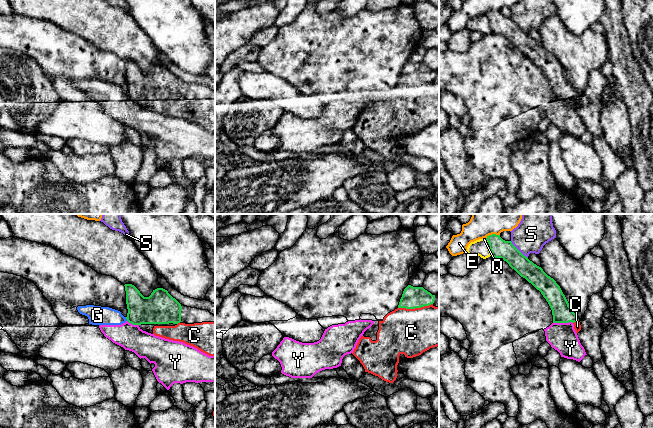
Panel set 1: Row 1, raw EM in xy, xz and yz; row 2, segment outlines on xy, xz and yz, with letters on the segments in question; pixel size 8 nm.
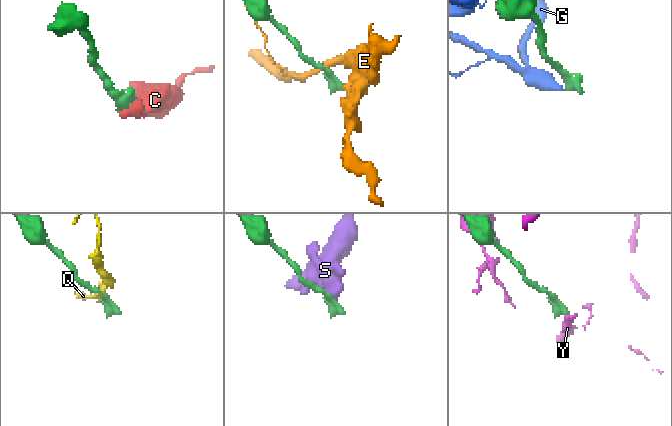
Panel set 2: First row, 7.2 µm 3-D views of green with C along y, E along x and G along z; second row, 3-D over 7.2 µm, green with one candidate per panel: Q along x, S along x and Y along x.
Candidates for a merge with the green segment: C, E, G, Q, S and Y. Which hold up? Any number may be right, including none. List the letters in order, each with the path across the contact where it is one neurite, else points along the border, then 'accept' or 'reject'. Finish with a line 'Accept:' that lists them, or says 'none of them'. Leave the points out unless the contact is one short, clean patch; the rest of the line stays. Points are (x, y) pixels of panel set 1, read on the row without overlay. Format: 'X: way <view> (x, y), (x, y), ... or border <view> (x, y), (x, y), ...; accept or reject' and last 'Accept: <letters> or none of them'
C: accept
E: border yz (499, 10), (490, 10), (486, 14); reject
G: reject
Q: reject
S: reject
Y: border yz (572, 98), (553, 99); reject
Accept: C

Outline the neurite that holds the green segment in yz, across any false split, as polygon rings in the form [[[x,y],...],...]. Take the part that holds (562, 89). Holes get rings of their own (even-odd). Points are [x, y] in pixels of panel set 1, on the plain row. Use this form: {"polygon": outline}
{"polygon": [[[496,10],[487,12],[486,16],[492,33],[506,37],[521,53],[541,68],[552,86],[553,99],[572,98],[576,109],[581,106],[578,93],[553,54],[524,32],[511,17],[505,17]]]}

